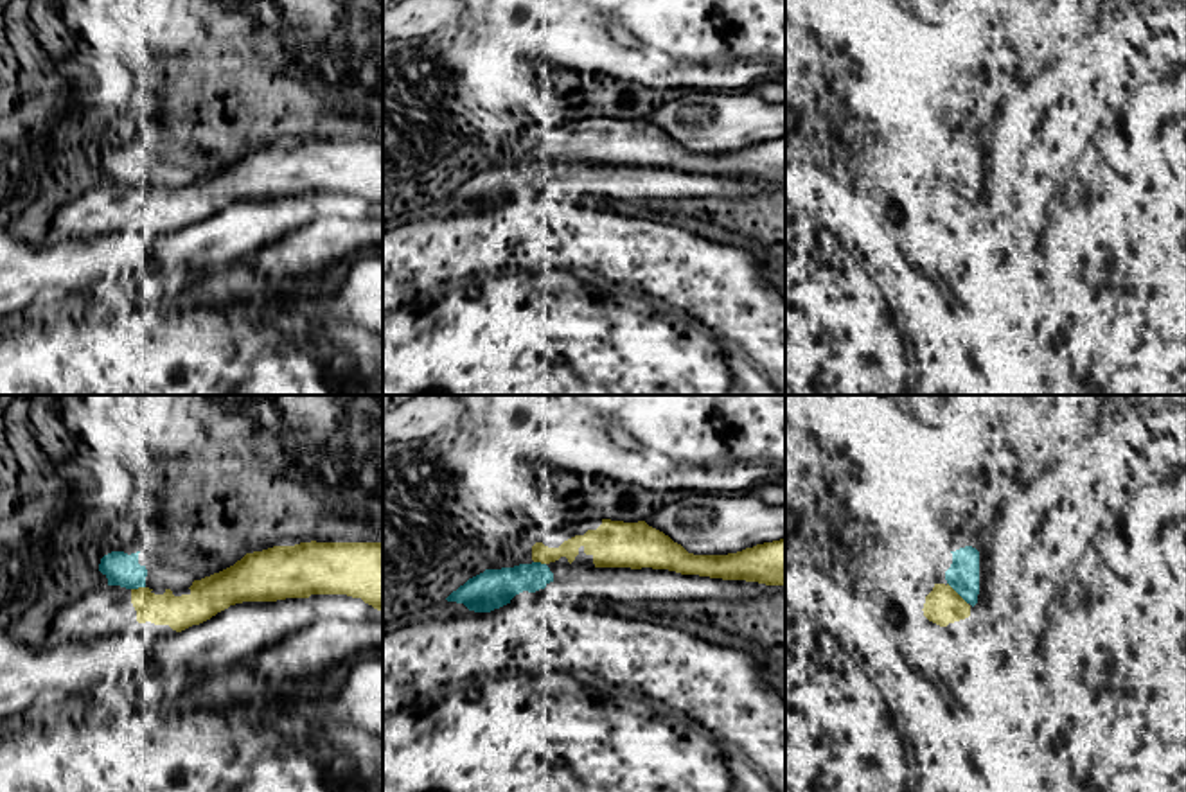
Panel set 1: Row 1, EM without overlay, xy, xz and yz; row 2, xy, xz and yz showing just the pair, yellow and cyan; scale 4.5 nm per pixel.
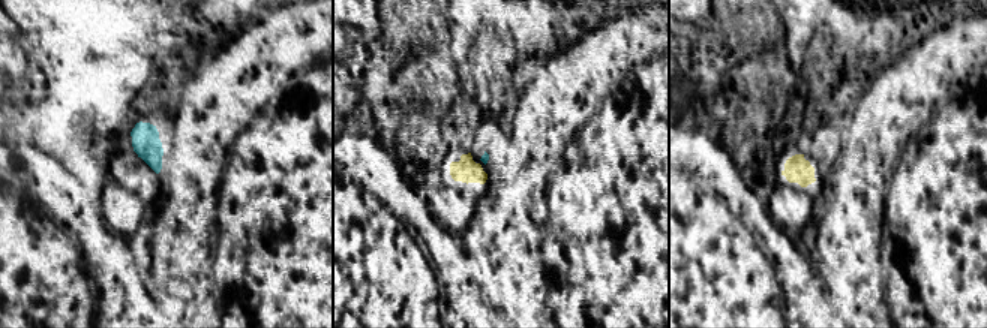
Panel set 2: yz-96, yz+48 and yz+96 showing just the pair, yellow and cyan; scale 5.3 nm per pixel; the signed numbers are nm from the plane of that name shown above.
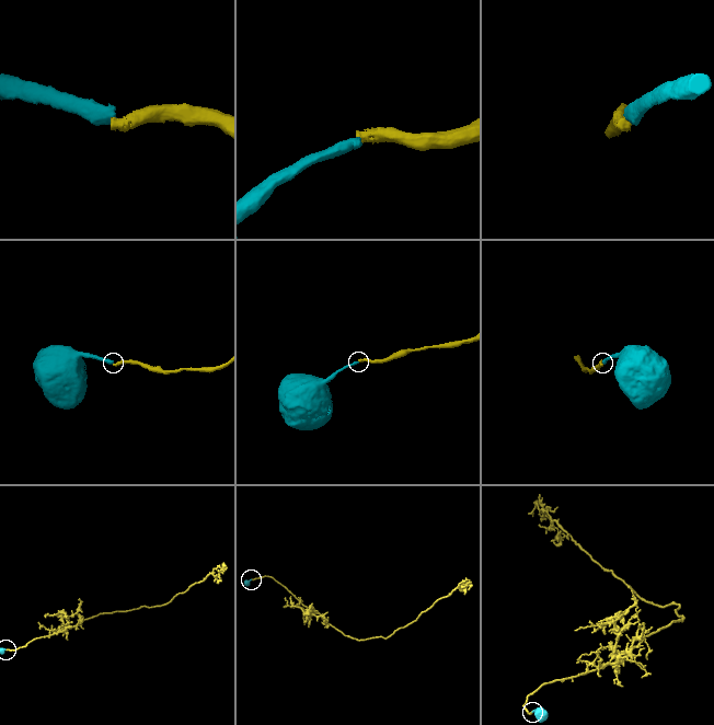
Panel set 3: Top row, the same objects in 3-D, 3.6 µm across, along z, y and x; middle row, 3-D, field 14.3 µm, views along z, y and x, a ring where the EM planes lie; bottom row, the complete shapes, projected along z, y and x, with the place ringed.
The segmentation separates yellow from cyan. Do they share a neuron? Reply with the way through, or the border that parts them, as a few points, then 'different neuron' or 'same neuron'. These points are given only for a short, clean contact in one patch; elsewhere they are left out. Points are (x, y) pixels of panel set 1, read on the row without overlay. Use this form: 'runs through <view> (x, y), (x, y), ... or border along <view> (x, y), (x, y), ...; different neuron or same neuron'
border along yz (947, 180), (967, 202); different neuron

